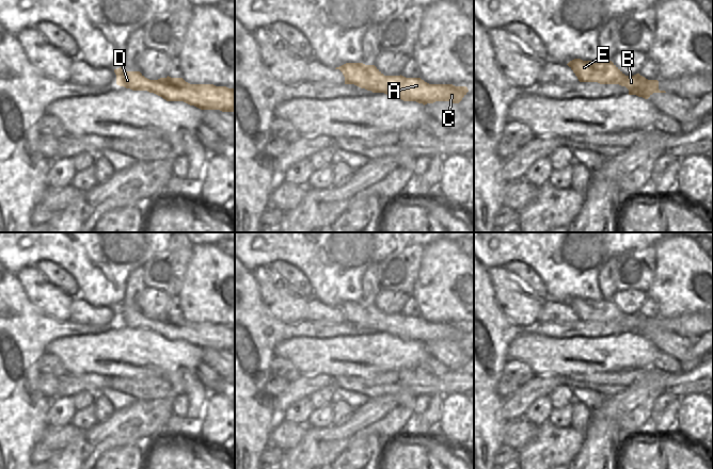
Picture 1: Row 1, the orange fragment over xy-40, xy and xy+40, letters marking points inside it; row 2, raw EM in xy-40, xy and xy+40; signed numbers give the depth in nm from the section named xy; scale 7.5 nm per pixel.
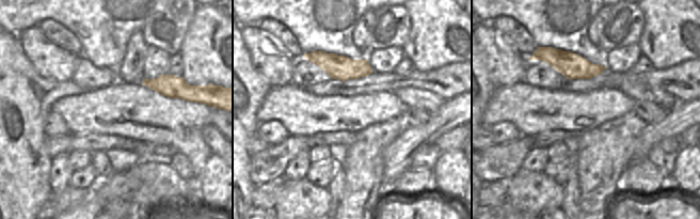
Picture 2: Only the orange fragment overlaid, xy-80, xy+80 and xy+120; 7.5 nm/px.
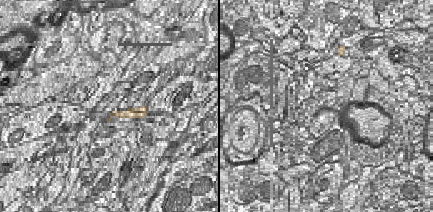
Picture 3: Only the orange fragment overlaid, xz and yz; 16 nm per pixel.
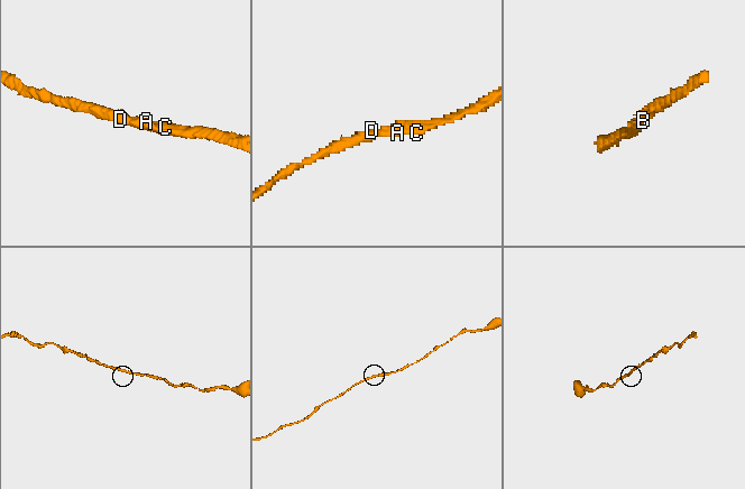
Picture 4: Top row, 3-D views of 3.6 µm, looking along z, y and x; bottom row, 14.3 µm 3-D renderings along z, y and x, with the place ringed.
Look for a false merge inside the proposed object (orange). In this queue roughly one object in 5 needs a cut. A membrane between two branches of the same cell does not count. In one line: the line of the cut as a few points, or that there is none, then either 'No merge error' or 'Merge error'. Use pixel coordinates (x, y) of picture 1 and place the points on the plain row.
No split. No merge error

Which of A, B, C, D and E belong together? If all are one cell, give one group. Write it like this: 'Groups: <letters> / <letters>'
Groups: A B C D E

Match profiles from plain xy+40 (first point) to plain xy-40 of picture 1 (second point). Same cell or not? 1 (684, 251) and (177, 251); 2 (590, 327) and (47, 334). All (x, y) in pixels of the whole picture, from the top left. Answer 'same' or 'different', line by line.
1: different
2: same

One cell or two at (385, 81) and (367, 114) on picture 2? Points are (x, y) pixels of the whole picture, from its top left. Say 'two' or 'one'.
two

